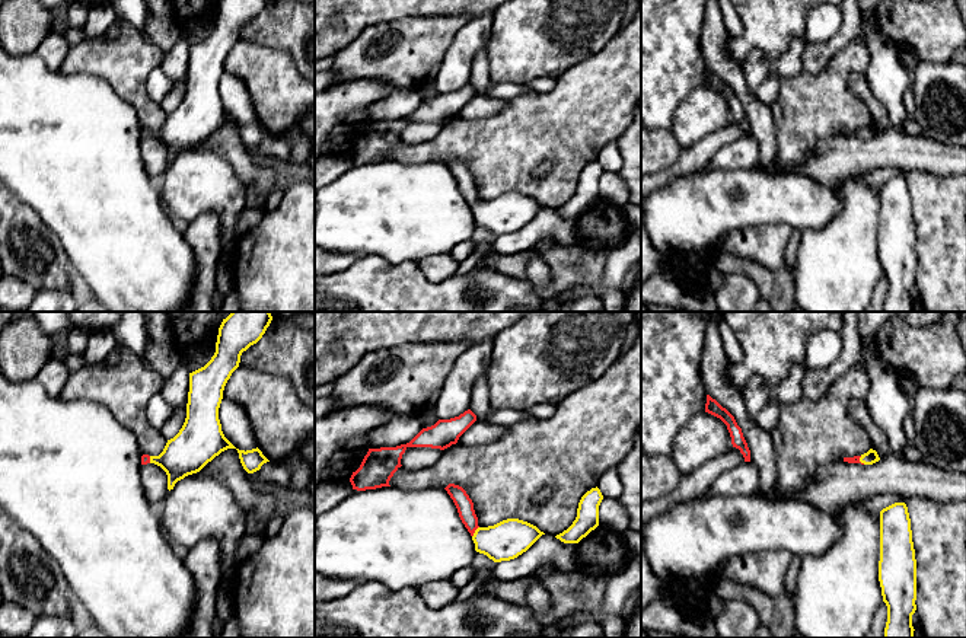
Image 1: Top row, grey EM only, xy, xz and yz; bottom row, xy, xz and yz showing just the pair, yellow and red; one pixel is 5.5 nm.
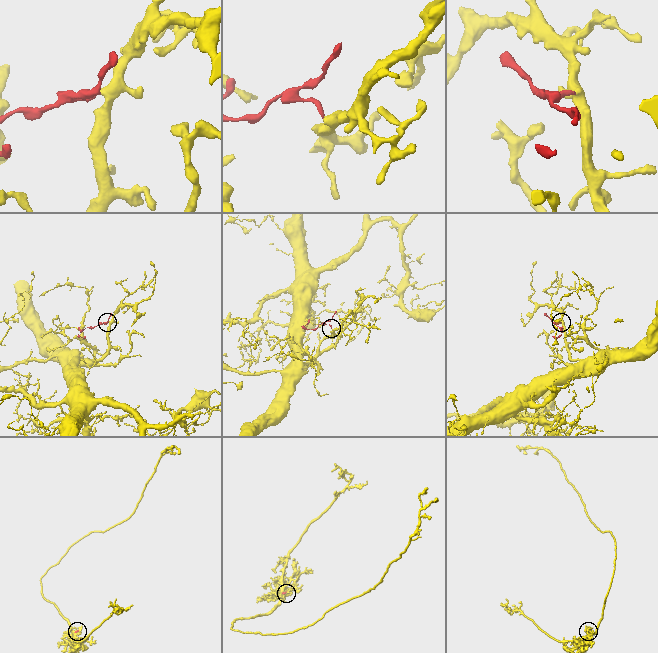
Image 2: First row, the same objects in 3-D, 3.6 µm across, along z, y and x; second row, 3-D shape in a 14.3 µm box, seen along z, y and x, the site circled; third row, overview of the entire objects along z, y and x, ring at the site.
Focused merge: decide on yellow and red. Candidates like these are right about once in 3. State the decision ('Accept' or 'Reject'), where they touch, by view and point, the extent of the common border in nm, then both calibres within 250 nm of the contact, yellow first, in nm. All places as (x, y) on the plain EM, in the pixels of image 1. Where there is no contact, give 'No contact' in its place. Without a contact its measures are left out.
Accept. Touches yellow at xz (475, 206). Shared border 70 nm. Thickness 220 nm (yellow) against 100 nm

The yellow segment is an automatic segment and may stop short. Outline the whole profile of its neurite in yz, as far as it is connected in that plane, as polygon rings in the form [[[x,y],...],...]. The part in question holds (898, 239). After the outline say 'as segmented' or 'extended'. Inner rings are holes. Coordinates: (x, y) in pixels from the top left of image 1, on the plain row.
[[[905,176],[880,185],[879,255],[887,280],[884,312],[914,312],[916,233]]]; as segmented

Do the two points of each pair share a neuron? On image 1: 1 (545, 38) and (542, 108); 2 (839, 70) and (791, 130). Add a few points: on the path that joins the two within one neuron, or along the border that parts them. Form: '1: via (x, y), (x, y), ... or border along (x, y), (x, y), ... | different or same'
1: border along (586, 58), (568, 67), (557, 79) | different
2: via (831, 85), (826, 95), (806, 115) | same

